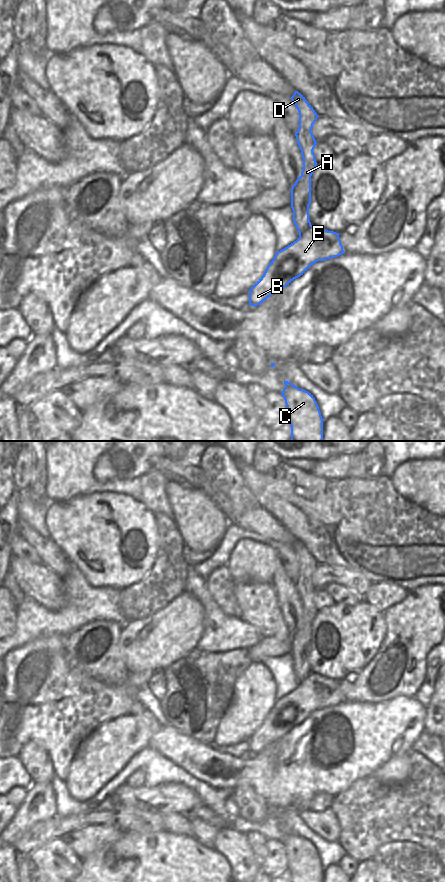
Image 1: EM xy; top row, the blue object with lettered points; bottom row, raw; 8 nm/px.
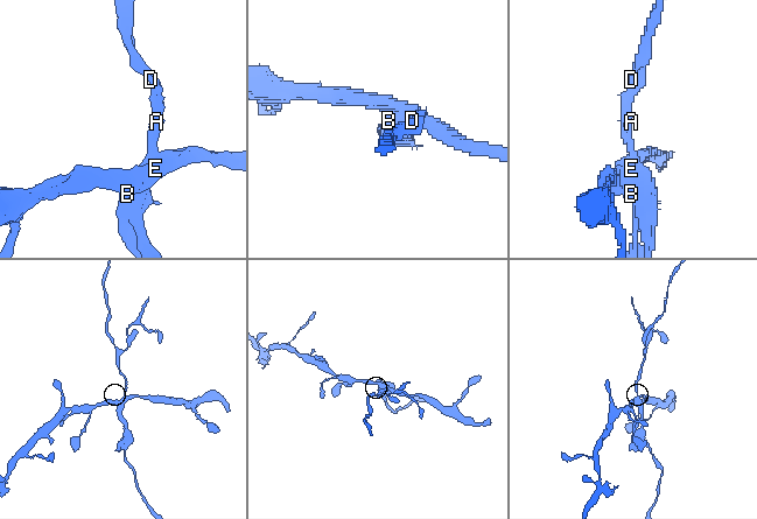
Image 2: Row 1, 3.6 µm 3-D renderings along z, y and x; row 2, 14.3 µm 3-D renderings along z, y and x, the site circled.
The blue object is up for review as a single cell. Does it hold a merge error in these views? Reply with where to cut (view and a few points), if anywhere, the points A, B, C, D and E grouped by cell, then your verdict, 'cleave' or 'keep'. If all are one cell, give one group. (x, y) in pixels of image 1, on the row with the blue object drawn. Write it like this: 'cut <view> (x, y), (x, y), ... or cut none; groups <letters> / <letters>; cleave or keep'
cut xy (310, 224), (299, 235); groups A C D / B E; cleave

